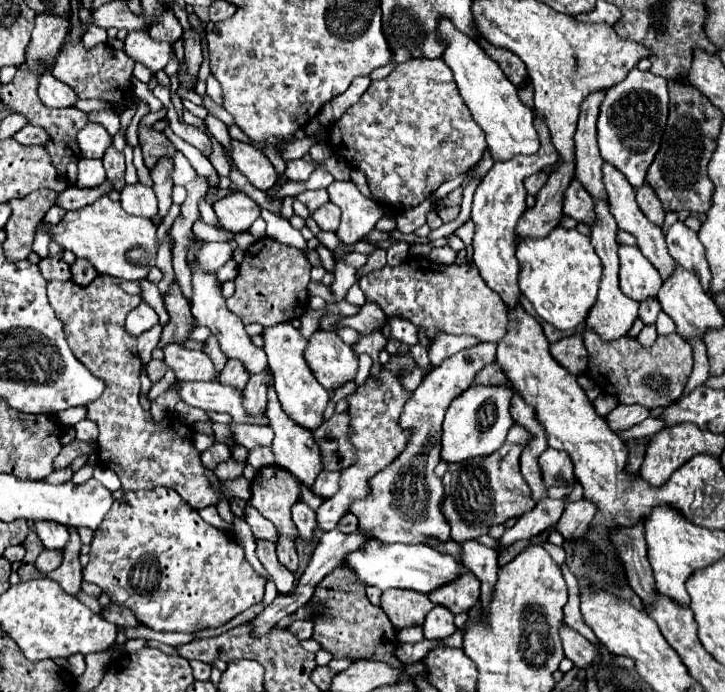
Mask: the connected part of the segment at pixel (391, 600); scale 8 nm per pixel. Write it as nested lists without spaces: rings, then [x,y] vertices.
[[[389,589],[381,597],[381,609],[387,613],[395,631],[423,625],[425,615],[433,609],[433,603],[423,593],[411,593],[411,589]]]

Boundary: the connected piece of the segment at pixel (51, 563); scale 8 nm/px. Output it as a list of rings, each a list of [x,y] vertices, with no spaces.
[[[45,549],[45,551],[41,551],[41,555],[37,557],[37,561],[35,561],[35,567],[41,571],[41,573],[49,573],[49,571],[53,571],[53,569],[57,569],[59,565],[61,565],[61,561],[63,561],[63,555],[57,551],[57,549]]]

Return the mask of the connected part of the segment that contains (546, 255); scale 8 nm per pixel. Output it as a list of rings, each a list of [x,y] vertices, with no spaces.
[[[555,227],[543,239],[523,239],[517,245],[517,259],[521,261],[519,287],[531,301],[541,319],[557,329],[573,329],[581,325],[597,299],[601,283],[601,261],[589,241],[575,229]]]

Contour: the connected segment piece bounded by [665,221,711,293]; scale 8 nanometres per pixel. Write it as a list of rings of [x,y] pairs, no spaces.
[[[677,221],[669,227],[667,235],[667,249],[669,255],[679,261],[685,269],[693,271],[699,279],[703,289],[709,293],[709,271],[707,271],[707,261],[705,261],[705,247],[697,239],[697,231],[691,231],[683,221]]]

